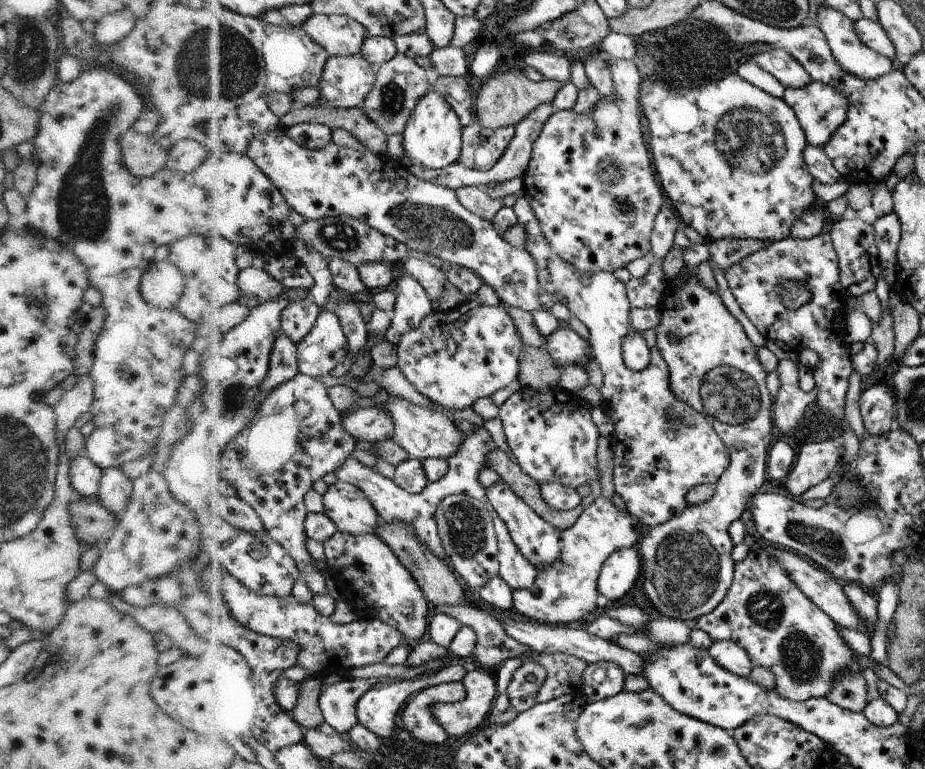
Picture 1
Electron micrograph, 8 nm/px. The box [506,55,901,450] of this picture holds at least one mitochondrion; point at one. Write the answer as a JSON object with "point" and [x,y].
{"point":[750,139]}

